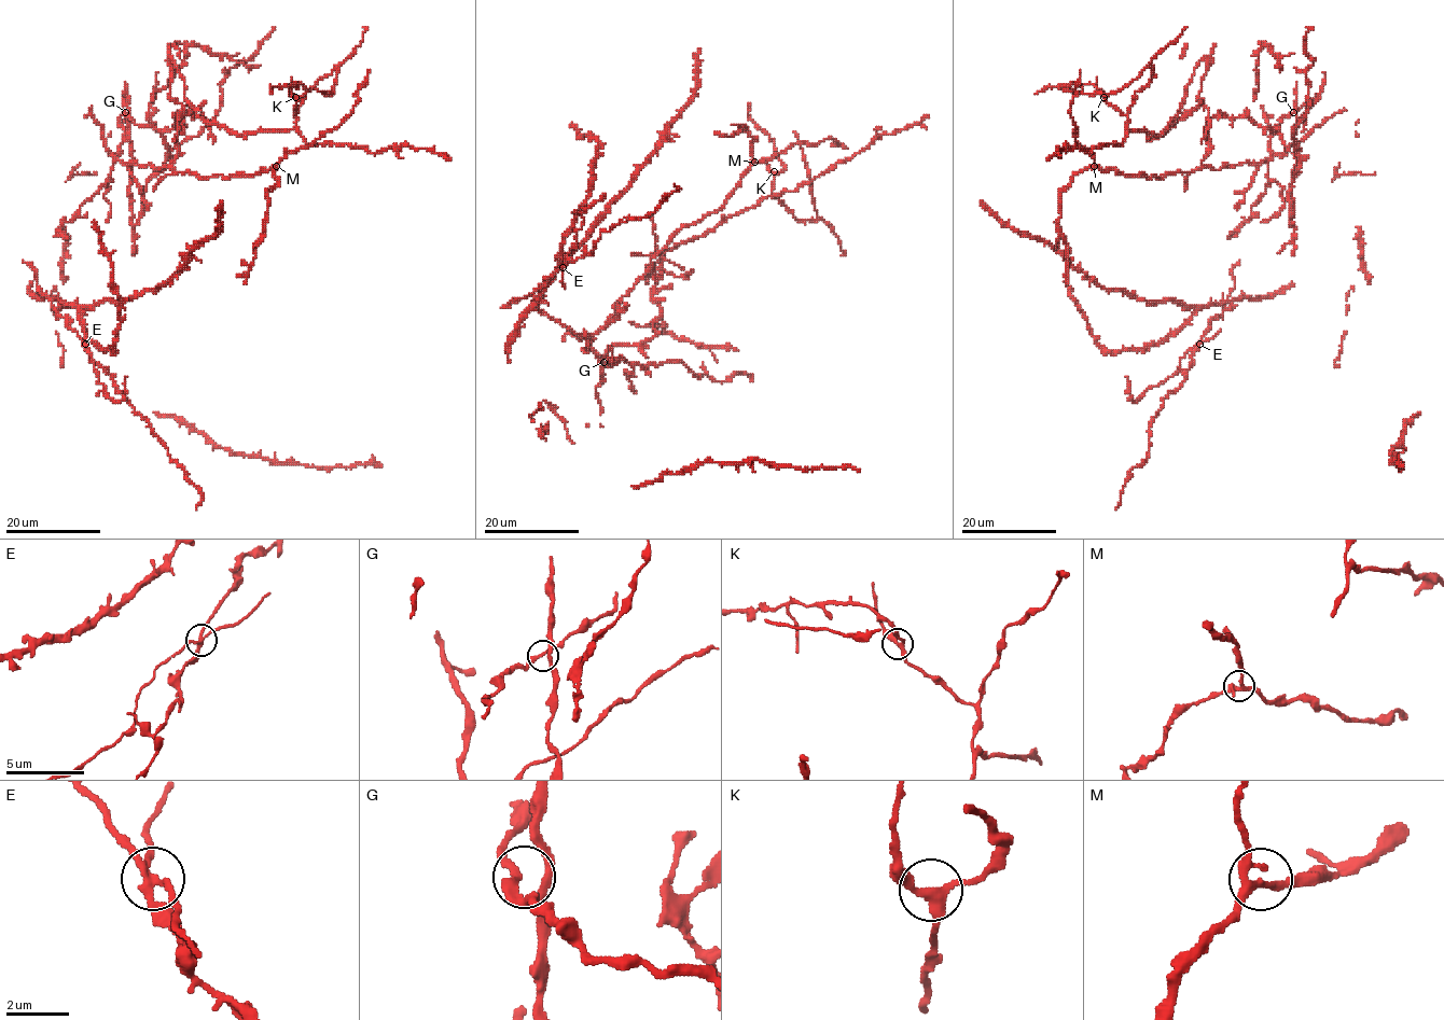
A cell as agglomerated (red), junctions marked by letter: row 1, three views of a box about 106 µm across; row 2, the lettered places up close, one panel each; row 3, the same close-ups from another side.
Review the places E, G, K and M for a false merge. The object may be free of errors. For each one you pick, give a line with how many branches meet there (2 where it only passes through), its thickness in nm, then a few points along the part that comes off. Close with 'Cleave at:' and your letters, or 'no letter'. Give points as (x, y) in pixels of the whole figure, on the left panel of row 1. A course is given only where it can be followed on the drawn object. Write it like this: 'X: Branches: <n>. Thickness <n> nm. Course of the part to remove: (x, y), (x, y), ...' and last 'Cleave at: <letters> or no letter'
E: Branches: 4. Thickness 220 nm. Course of the part to remove: (85, 344), (99, 381), (106, 387), (103, 391), (116, 402), (123, 399), (125, 376)
Cleave at: E

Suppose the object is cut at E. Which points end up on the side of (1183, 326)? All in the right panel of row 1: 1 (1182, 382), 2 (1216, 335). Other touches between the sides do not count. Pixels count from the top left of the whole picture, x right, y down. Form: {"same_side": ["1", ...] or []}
{"same_side": ["1"]}

